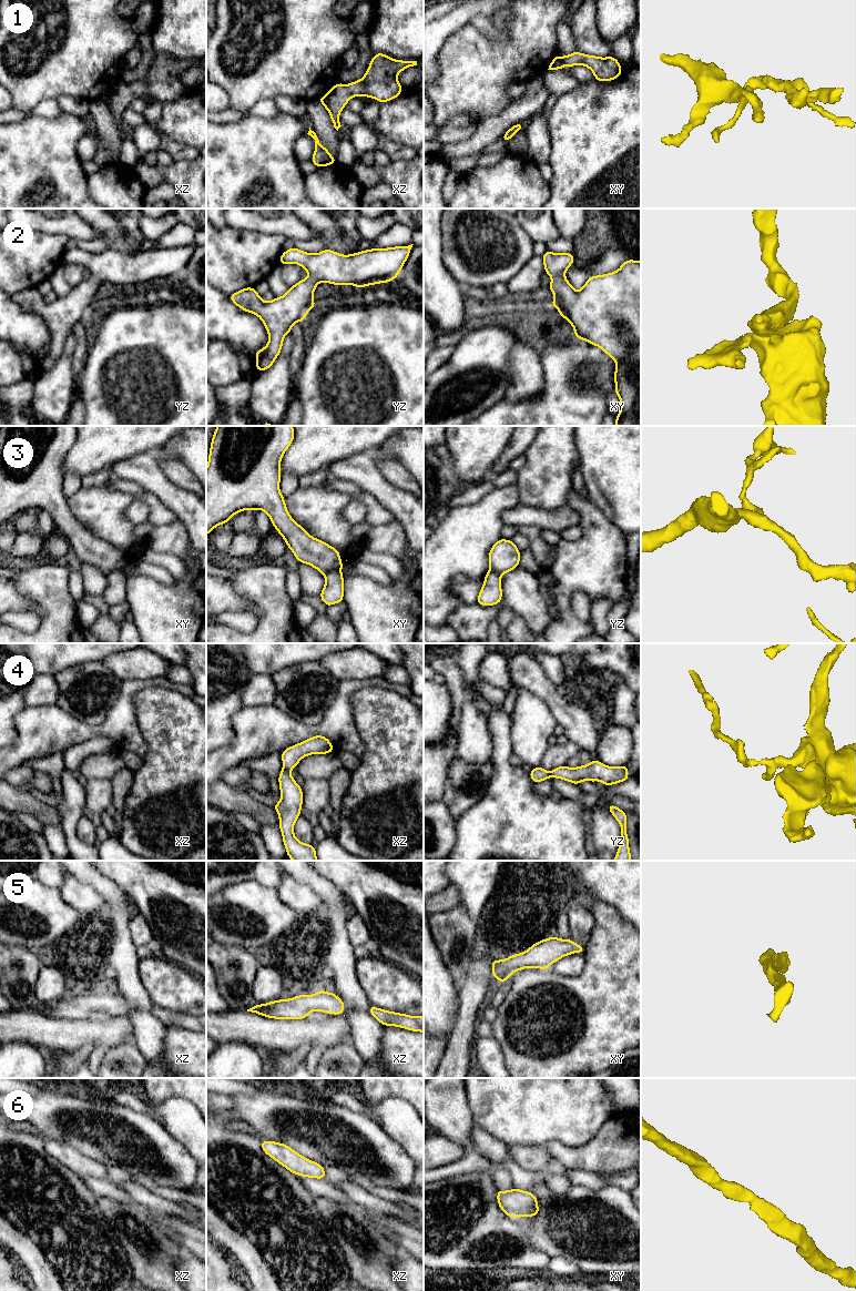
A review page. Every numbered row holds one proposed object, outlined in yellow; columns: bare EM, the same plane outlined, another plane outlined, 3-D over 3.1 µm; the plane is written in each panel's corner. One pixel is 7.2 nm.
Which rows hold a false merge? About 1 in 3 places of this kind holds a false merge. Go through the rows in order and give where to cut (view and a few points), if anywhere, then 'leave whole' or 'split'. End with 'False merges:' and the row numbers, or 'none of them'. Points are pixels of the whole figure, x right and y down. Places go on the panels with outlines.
1: no cut | leave whole
2: no cut | leave whole
3: xy (340, 569), (332, 569), (324, 575) | split
4: xz (283, 769), (288, 772) | split
5: no cut | leave whole
6: no cut | leave whole
False merges: 3, 4

